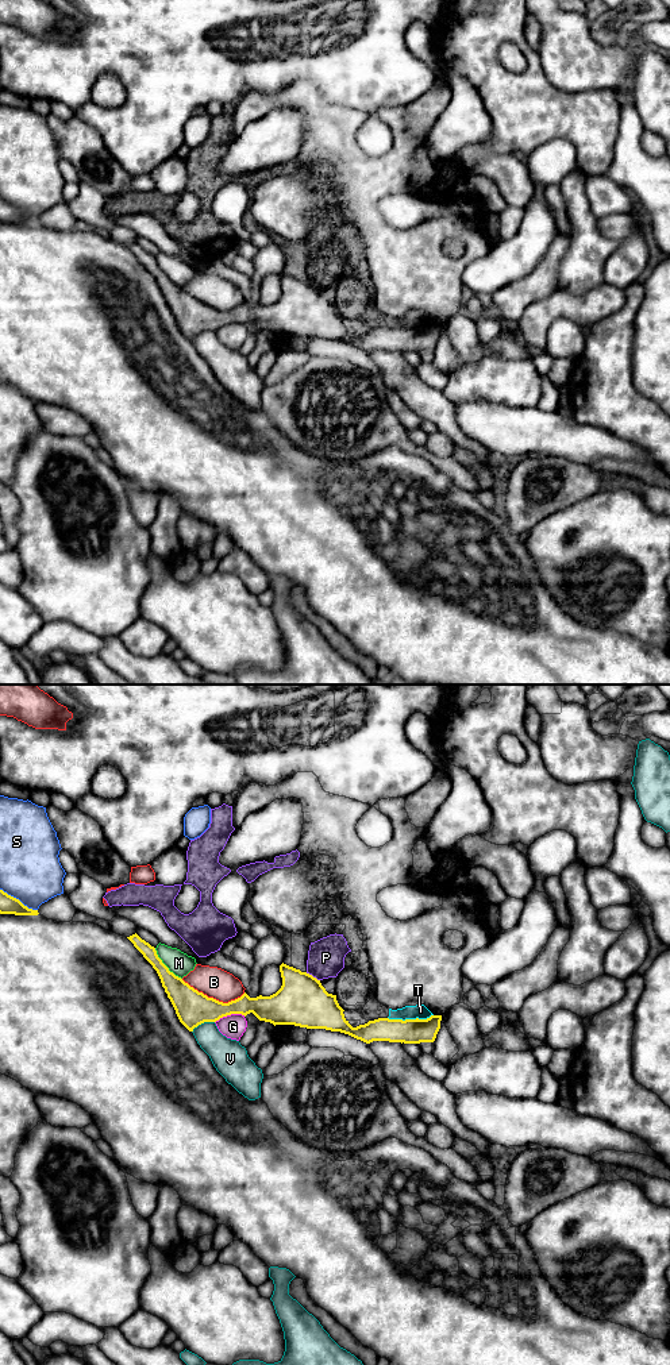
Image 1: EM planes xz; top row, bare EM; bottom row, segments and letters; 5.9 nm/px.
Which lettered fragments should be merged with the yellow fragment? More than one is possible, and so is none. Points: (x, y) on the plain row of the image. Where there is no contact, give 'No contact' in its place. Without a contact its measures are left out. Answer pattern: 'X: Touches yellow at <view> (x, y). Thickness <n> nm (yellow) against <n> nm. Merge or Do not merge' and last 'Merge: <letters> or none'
B: Touches yellow at xz (212, 307). Thickness 200 nm (yellow) against 180 nm. Do not merge
G: Touches yellow at xz (230, 323). Thickness 200 nm (yellow) against 150 nm. Do not merge
M: Touches yellow at xz (165, 274). Thickness 170 nm (yellow) against 140 nm. Do not merge
P: Touches yellow at xz (311, 284). Thickness 300 nm (yellow) against 220 nm. Do not merge
S: Touches yellow at xz (18, 208). Thickness 110 nm (yellow) against 360 nm. Do not merge
T: Touches yellow at xz (409, 328). Thickness 140 nm (yellow) against 90 nm. Do not merge
V: Touches yellow at xz (201, 331). Thickness 200 nm (yellow) against 200 nm. Do not merge
Merge: none

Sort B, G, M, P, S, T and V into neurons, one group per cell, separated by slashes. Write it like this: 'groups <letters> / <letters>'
groups B / G / M / P T / S / V

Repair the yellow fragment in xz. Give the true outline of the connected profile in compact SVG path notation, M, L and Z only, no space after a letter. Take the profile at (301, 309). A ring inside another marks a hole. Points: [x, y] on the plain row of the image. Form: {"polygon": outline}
{"polygon": "M136 242L127 246L157 279L180 331L189 339L204 331L216 331L231 323L253 321L259 329L276 333L294 333L307 338L326 338L349 343L366 352L389 350L404 352L434 351L442 324L427 328L378 327L353 336L344 327L336 304L328 302L320 289L286 273L280 274L281 297L270 305L250 306L246 301L228 312L199 301L176 285L158 266L157 259Z"}

